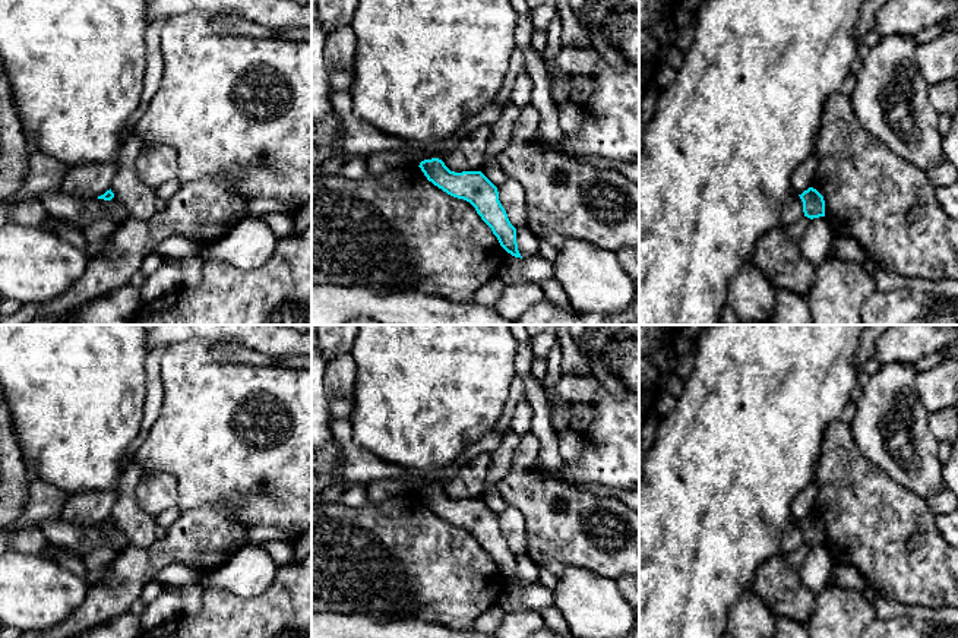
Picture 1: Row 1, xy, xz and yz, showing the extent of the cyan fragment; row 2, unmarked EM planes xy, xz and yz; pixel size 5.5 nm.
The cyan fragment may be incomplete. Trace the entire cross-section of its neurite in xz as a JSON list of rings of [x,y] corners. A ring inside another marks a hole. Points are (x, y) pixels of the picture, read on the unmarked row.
[[[439,486],[424,487],[418,495],[434,514],[453,525],[469,530],[491,556],[500,574],[512,584],[522,587],[516,571],[516,556],[499,528],[497,515],[481,499],[455,500]]]

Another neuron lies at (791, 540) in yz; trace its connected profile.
[[[791,521],[782,533],[781,552],[790,553],[797,550],[803,544],[803,530],[799,522]]]

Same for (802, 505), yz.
[[[812,480],[791,502],[791,519],[802,522],[812,515],[813,502],[818,496],[816,481]]]

